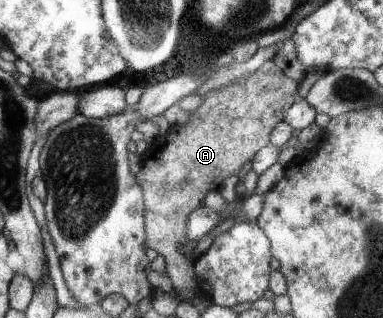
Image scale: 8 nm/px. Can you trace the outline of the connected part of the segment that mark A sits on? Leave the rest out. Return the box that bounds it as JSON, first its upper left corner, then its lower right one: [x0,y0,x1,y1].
[138,60,298,301]

